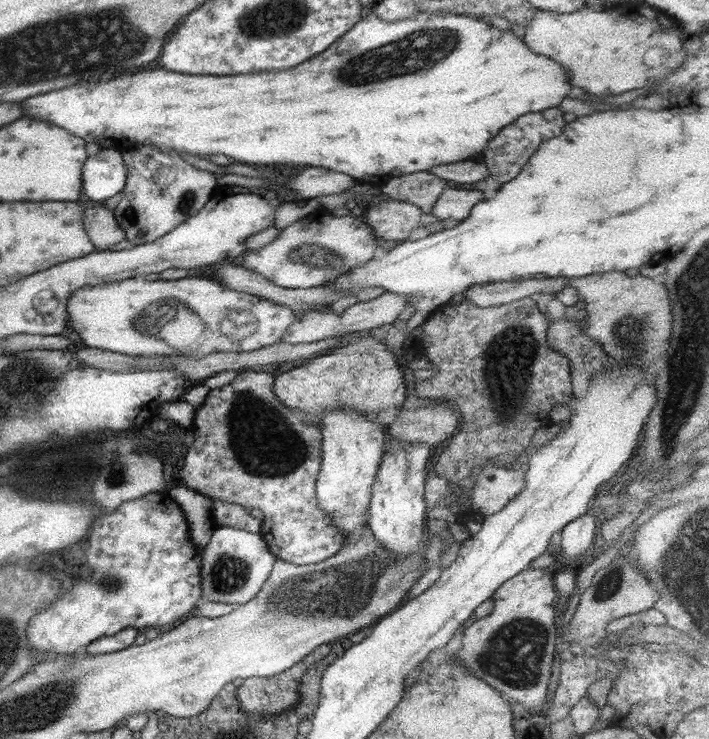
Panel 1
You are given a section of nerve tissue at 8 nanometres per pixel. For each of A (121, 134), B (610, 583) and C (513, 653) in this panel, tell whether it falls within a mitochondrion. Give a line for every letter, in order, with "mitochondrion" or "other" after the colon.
A: other
B: mitochondrion
C: mitochondrion

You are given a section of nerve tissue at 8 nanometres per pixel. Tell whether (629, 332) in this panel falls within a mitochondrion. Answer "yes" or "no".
yes

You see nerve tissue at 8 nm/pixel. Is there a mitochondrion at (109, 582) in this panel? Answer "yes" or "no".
yes

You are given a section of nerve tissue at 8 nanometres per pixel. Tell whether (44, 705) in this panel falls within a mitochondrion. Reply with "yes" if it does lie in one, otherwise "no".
yes

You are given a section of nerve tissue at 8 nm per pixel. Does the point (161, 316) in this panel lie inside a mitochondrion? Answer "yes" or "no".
yes

